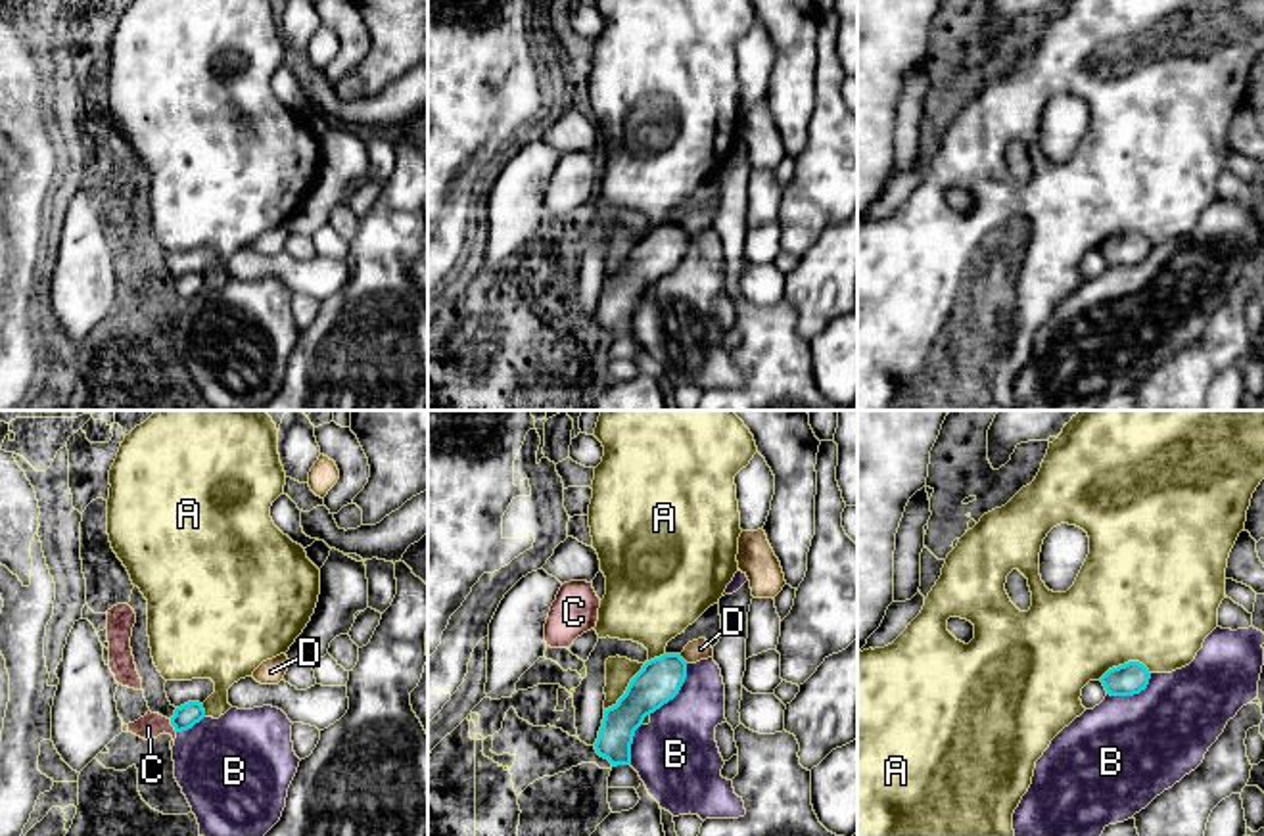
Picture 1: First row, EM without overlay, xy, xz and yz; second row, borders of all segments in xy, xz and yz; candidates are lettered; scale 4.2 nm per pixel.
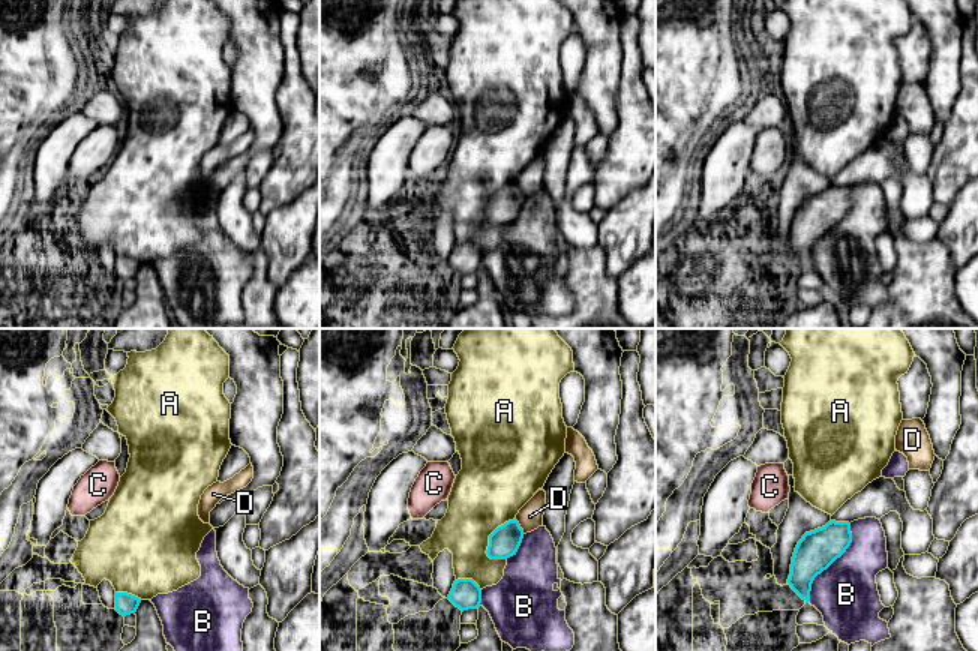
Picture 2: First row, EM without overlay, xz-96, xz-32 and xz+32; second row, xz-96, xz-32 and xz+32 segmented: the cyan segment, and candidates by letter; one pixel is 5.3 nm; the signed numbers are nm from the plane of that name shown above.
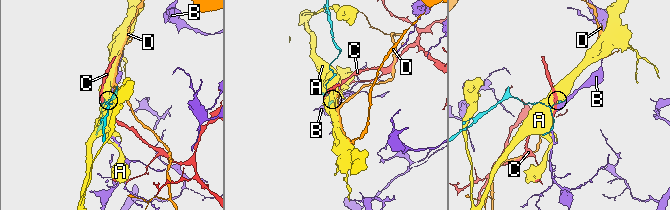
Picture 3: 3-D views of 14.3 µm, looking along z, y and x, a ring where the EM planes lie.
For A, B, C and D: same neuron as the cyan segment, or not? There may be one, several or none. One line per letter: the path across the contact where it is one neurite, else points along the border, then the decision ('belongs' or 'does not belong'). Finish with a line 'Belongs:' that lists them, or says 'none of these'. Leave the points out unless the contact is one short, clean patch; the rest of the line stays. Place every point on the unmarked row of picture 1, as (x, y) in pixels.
A: does not belong
B: does not belong
C: border xy (169, 290), (177, 301); does not belong
D: border xz (679, 225), (687, 232); does not belong
Belongs: none of these

